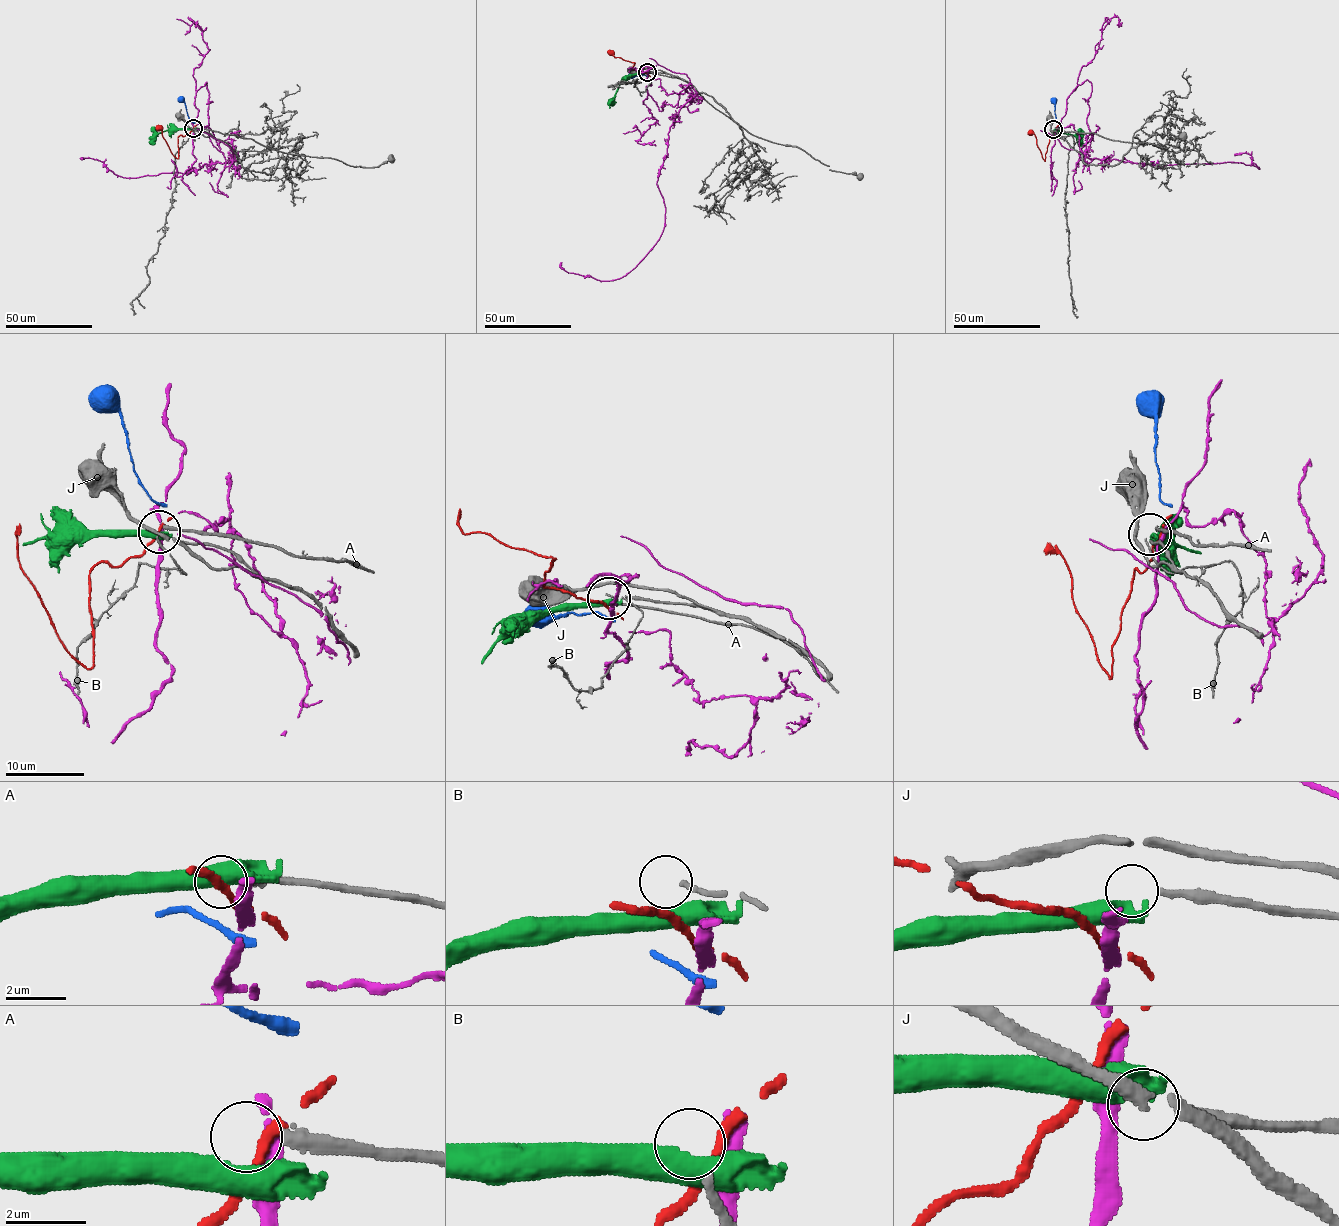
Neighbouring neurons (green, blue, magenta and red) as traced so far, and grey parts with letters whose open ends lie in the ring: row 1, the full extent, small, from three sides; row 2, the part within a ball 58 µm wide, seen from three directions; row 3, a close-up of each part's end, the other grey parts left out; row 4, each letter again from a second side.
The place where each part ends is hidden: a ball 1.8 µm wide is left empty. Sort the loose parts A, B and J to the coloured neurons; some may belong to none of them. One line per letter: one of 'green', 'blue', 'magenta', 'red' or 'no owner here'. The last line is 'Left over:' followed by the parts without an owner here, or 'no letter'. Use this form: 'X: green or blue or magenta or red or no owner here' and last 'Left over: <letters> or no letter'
A: no owner here
B: no owner here
J: no owner here
Left over: A, B, J

